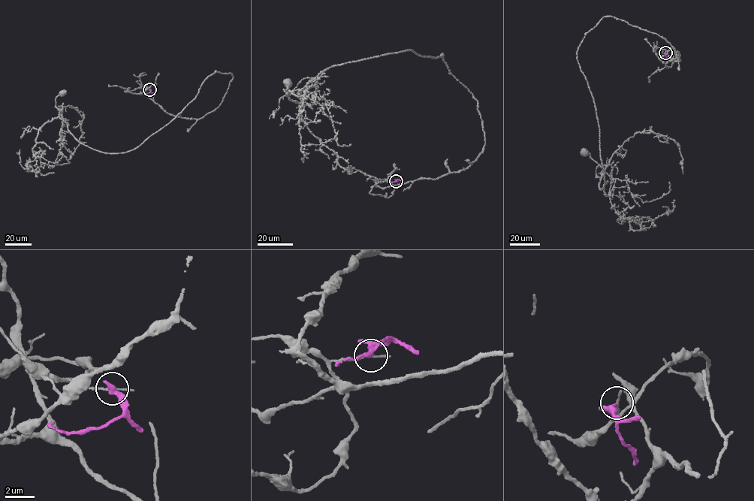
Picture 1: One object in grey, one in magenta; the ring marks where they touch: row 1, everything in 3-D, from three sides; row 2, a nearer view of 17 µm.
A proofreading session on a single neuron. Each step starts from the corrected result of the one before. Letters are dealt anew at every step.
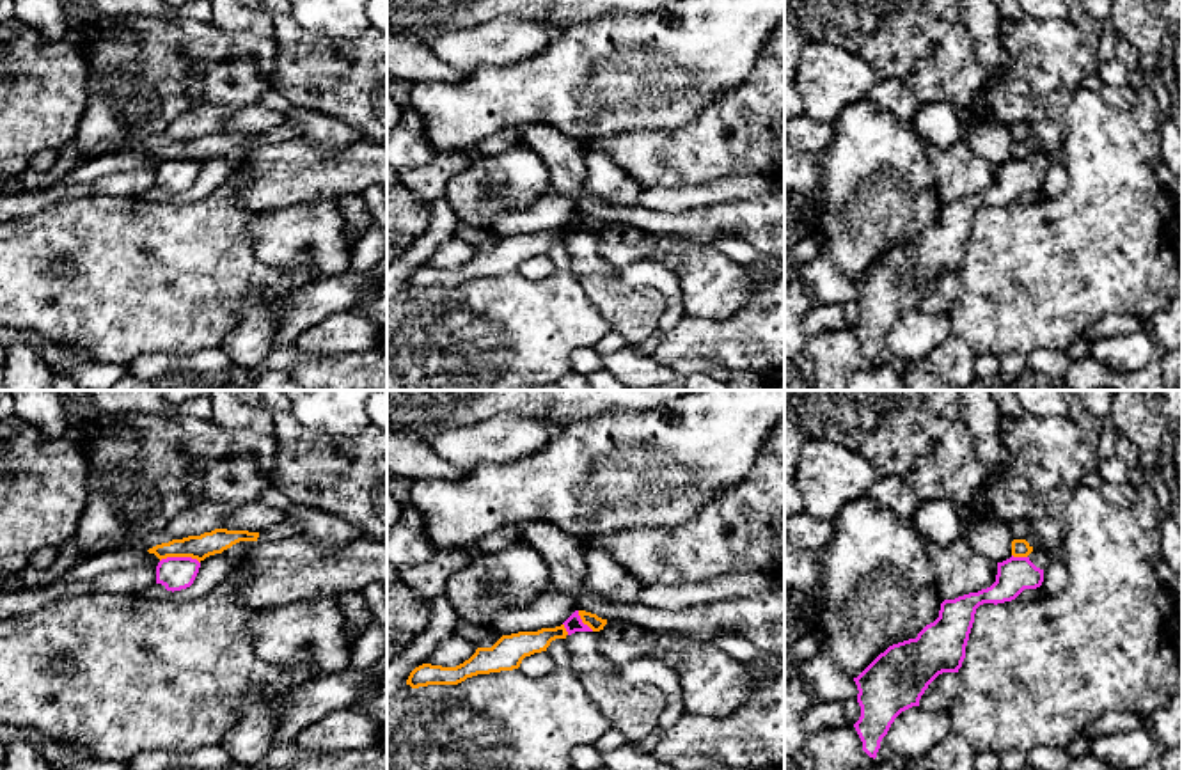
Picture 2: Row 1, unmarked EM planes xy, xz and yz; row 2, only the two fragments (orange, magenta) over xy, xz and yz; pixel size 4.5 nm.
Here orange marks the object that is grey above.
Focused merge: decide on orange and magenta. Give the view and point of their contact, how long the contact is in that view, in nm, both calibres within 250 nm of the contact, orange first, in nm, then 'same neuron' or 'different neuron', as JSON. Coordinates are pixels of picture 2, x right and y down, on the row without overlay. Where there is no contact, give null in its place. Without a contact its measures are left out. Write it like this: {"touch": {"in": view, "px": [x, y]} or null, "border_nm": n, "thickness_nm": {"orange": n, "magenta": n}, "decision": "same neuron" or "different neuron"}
{"touch": {"in": "xy", "px": [180, 158]}, "border_nm": 180, "thickness_nm": {"orange": 110, "magenta": 150}, "decision": "different neuron"}

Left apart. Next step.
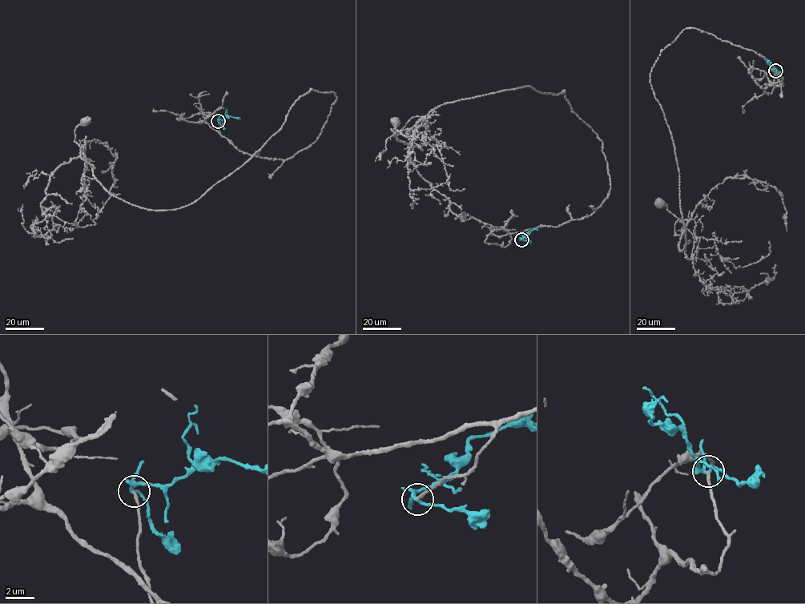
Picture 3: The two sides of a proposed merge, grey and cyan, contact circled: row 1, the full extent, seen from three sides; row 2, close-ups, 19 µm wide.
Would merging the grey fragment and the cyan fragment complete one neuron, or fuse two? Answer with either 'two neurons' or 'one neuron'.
two neurons

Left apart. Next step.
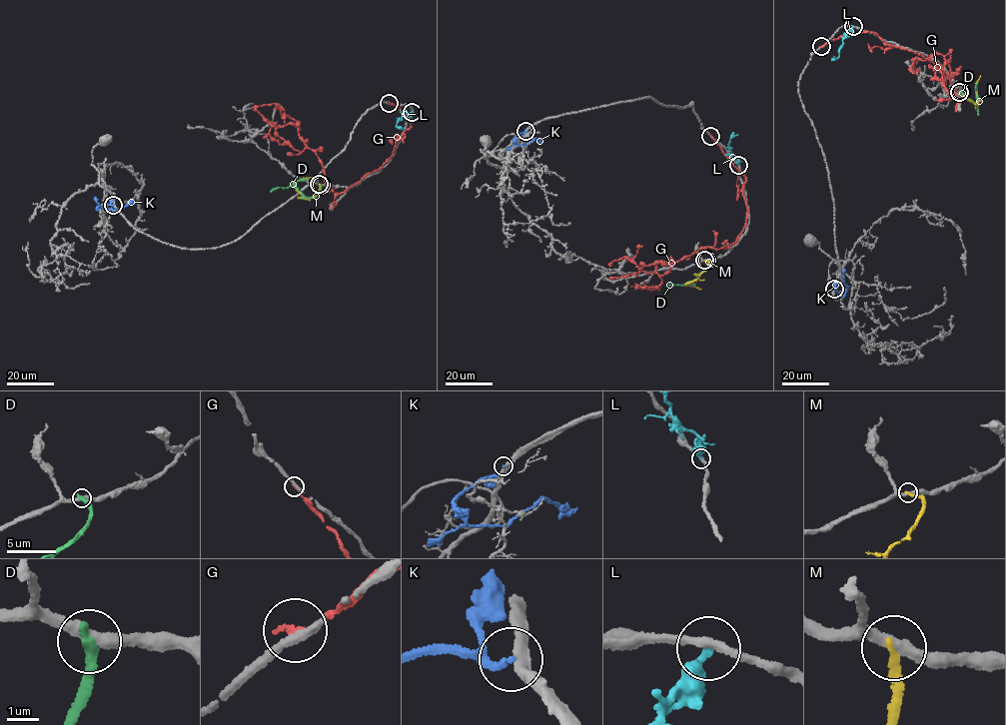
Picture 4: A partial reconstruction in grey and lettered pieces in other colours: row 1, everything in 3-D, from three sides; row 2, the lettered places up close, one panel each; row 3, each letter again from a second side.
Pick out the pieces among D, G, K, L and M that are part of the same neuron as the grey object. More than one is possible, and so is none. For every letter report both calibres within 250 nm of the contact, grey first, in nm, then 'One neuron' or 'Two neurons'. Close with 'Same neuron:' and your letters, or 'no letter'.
D: Thickness 360 nm (grey) against 360 nm. Two neurons
G: Thickness 360 nm (grey) against 180 nm. Two neurons
K: Thickness 320 nm (grey) against 160 nm. Two neurons
L: Thickness 240 nm (grey) against 360 nm. Two neurons
M: Thickness 320 nm (grey) against 240 nm. Two neurons
Same neuron: no letter

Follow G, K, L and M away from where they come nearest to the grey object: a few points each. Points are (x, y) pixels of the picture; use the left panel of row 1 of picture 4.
G: (389, 103), (410, 127), (378, 170), (339, 193), (327, 189), (298, 127), (272, 126), (271, 137), (288, 143)
K: (113, 205), (97, 207), (114, 210), (134, 203)
L: (412, 112), (404, 115), (397, 123), (397, 128), (405, 129)
M: (319, 184), (318, 194), (307, 199), (295, 187), (298, 180), (315, 177)

